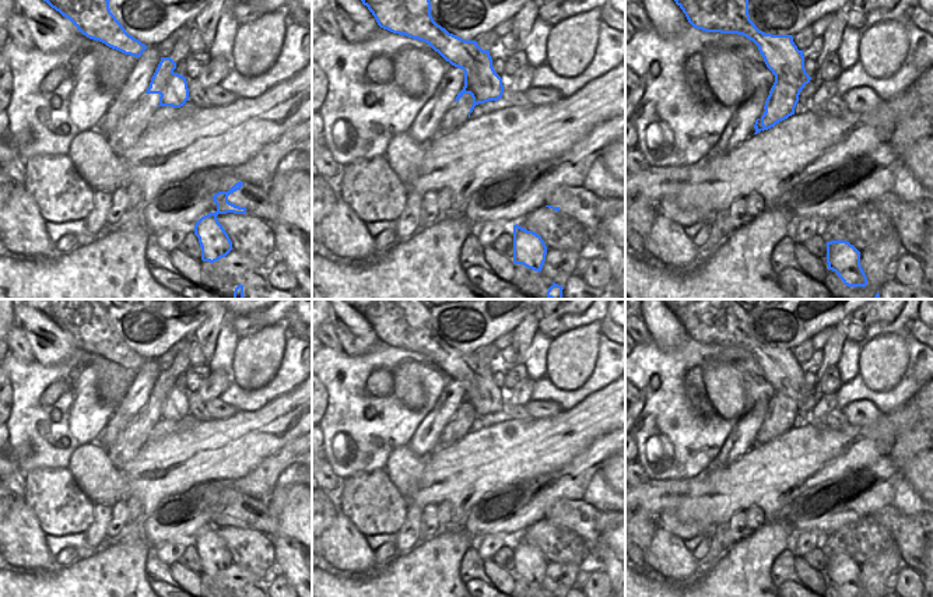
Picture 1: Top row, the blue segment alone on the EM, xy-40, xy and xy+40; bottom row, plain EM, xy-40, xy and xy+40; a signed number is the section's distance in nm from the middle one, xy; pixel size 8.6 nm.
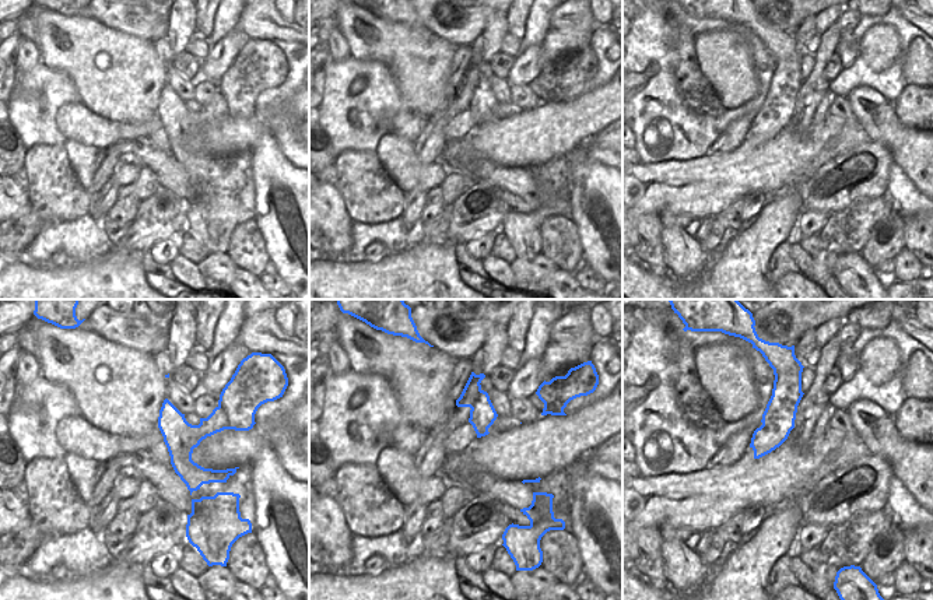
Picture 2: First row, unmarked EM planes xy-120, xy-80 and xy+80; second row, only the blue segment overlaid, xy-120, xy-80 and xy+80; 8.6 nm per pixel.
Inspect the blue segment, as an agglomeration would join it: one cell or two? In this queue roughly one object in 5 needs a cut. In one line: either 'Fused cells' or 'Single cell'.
Fused cells.

